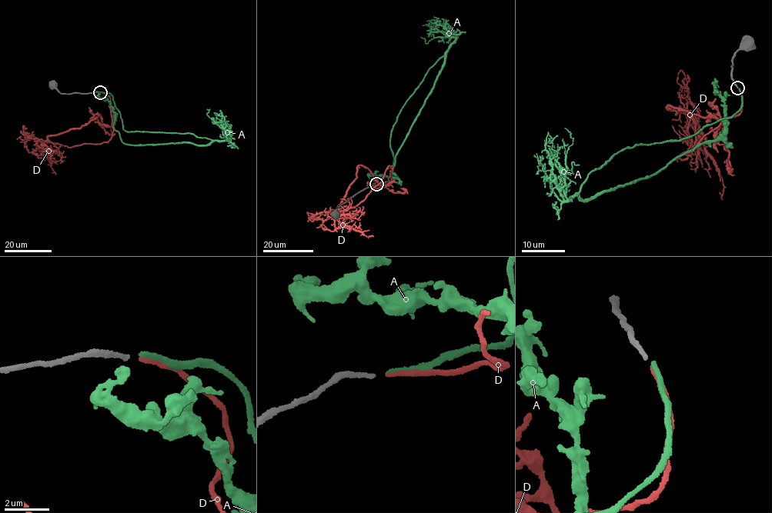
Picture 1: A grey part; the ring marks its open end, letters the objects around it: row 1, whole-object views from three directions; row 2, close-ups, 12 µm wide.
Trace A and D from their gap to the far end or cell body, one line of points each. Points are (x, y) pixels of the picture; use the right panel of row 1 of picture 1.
A: (738, 88), (732, 115), (623, 148), (578, 195), (650, 176), (717, 138), (725, 111), (714, 78)
D: (738, 89), (740, 113), (676, 158), (685, 158), (692, 114), (667, 107), (721, 121), (731, 169), (726, 159)

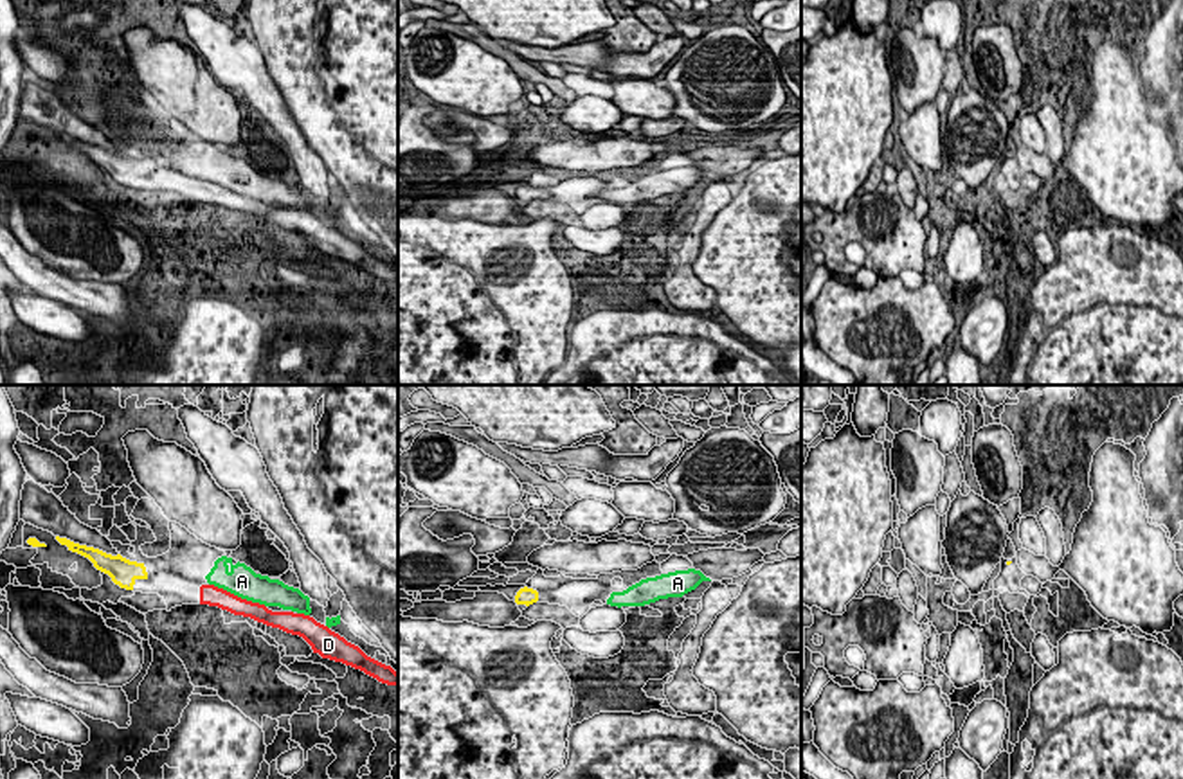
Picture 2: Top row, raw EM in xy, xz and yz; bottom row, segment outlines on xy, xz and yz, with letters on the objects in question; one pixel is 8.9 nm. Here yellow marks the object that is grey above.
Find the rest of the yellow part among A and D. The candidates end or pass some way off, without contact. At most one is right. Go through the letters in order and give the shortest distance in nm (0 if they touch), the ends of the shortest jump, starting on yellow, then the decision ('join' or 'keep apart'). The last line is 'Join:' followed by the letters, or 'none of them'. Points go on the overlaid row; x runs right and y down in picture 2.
A: gap 550 nm; span xy (146, 576), (206, 576); keep apart
D: gap 480 nm; span xy (146, 578), (200, 587); join
Join: D

